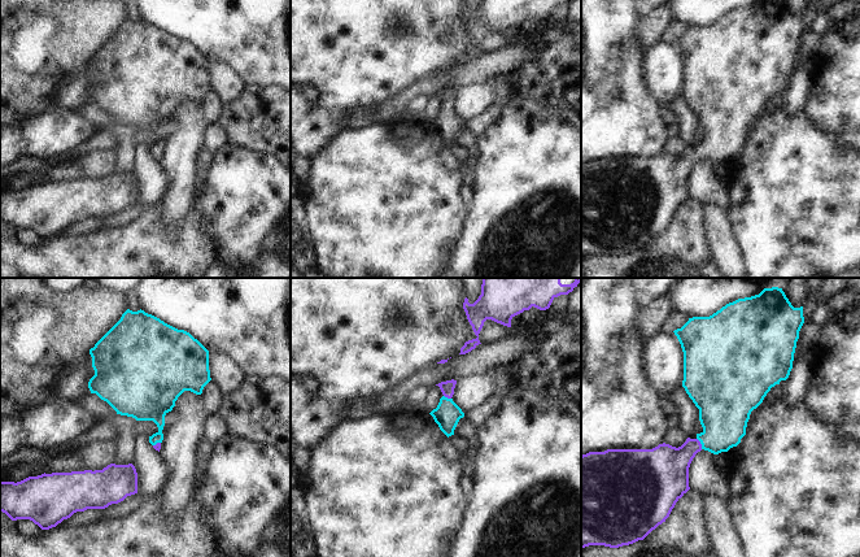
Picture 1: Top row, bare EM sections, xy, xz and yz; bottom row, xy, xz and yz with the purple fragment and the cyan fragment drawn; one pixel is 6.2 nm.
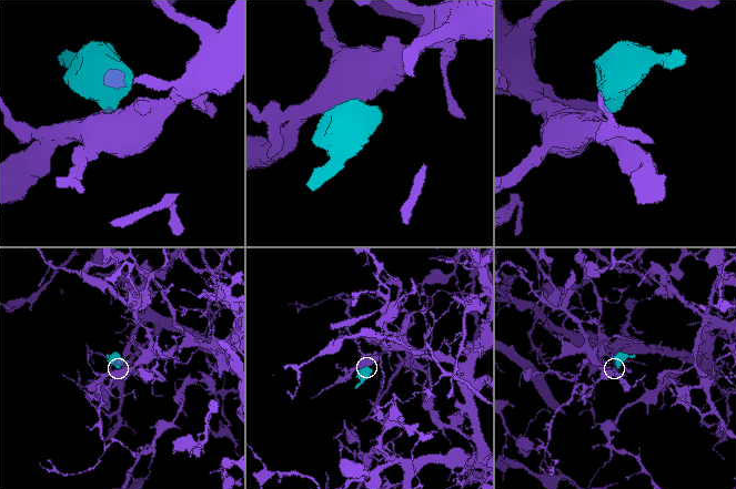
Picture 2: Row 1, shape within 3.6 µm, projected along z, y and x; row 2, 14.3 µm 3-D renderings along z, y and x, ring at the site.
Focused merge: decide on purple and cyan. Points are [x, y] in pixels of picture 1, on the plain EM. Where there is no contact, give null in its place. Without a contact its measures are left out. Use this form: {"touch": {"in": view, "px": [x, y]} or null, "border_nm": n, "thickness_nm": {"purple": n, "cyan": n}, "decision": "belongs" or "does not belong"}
{"touch": {"in": "yz", "px": [699, 152]}, "border_nm": 80, "thickness_nm": {"purple": 260, "cyan": 320}, "decision": "belongs"}

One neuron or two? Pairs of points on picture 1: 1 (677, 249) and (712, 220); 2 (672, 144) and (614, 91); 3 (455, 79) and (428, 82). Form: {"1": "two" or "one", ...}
{"1": "two", "2": "two", "3": "one"}

